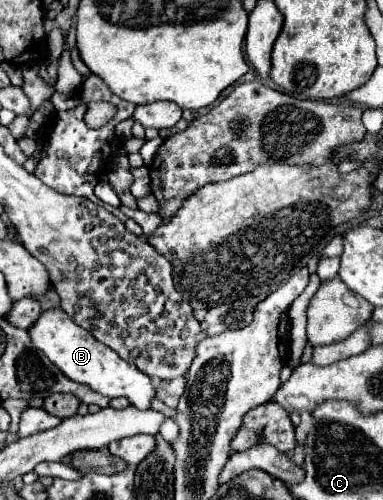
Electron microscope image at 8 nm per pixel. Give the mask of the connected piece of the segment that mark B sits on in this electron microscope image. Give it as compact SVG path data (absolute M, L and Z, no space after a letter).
M61 308L47 310L41 314L41 318L33 324L29 330L33 344L73 382L85 384L91 390L107 396L117 398L123 396L129 400L131 406L149 410L151 400L155 398L155 386L147 374L137 370L133 364L125 362L117 352L107 348L105 344L97 342L85 328L73 322L69 314L65 314Z

